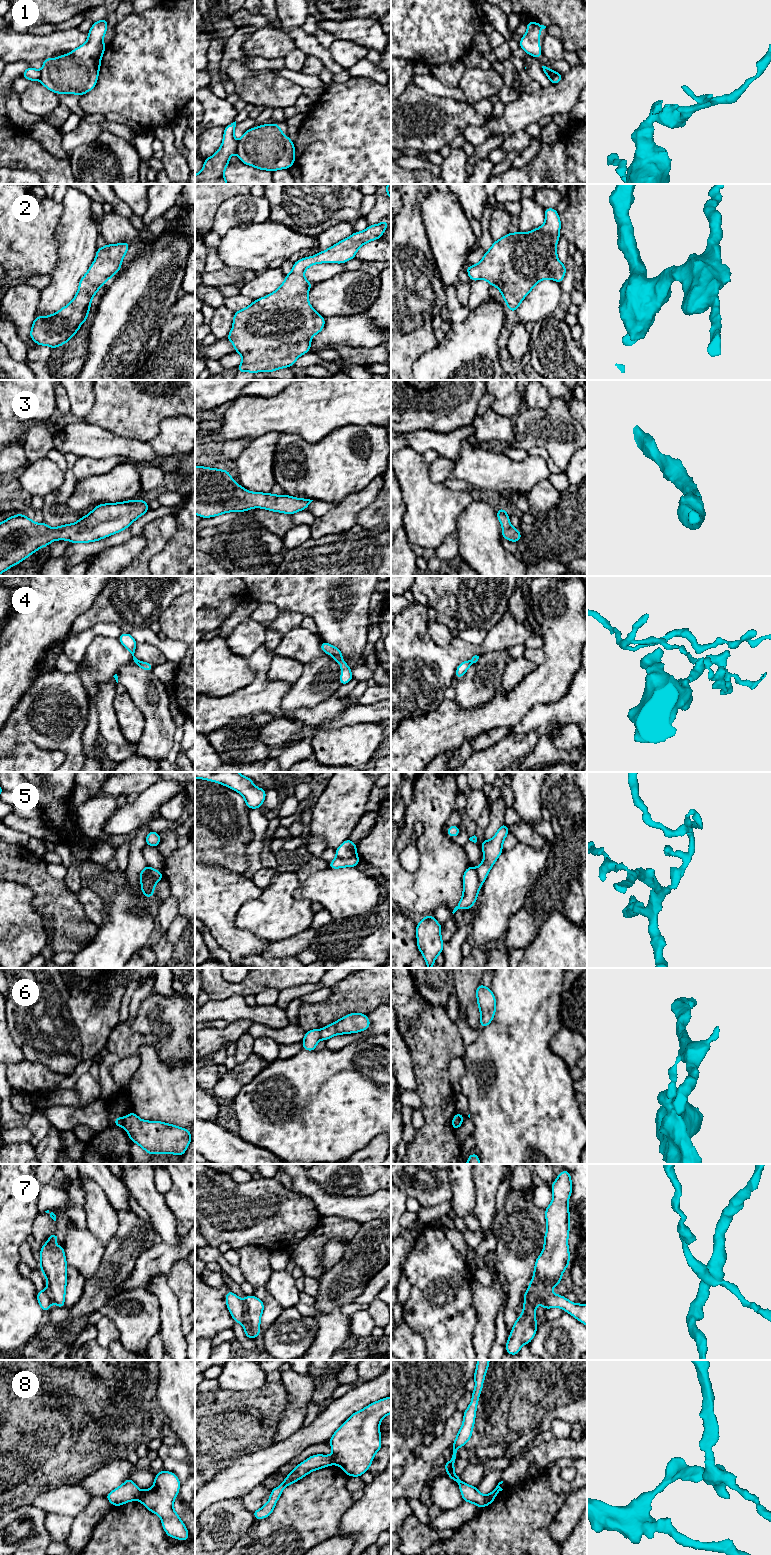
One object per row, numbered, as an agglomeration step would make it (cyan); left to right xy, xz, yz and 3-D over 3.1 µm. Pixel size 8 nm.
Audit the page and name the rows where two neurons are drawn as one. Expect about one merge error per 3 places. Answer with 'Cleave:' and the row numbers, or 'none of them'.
Cleave: 1, 4, 5, 6, 7, 8

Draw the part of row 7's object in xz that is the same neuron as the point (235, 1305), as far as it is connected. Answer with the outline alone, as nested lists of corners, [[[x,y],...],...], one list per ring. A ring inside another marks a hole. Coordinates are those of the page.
[[[230,1290],[227,1292],[225,1299],[227,1308],[234,1321],[240,1323],[244,1327],[245,1335],[247,1338],[253,1339],[254,1337],[250,1331],[249,1324],[246,1321],[245,1305],[243,1300]]]

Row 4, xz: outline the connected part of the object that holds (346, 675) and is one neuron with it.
[[[332,655],[332,658],[341,665],[340,685],[345,685],[353,679],[350,667],[343,660],[342,657]]]

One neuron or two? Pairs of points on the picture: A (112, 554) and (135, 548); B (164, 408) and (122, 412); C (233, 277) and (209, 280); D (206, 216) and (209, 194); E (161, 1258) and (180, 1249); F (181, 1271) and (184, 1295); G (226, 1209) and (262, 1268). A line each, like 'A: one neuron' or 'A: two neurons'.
A: one neuron
B: one neuron
C: one neuron
D: one neuron
E: one neuron
F: one neuron
G: two neurons

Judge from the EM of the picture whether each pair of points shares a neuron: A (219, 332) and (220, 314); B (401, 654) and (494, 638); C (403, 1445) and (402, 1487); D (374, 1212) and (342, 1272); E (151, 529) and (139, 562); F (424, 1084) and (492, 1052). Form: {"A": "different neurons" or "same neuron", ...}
{"A": "same neuron", "B": "same neuron", "C": "different neurons", "D": "different neurons", "E": "same neuron", "F": "different neurons"}

